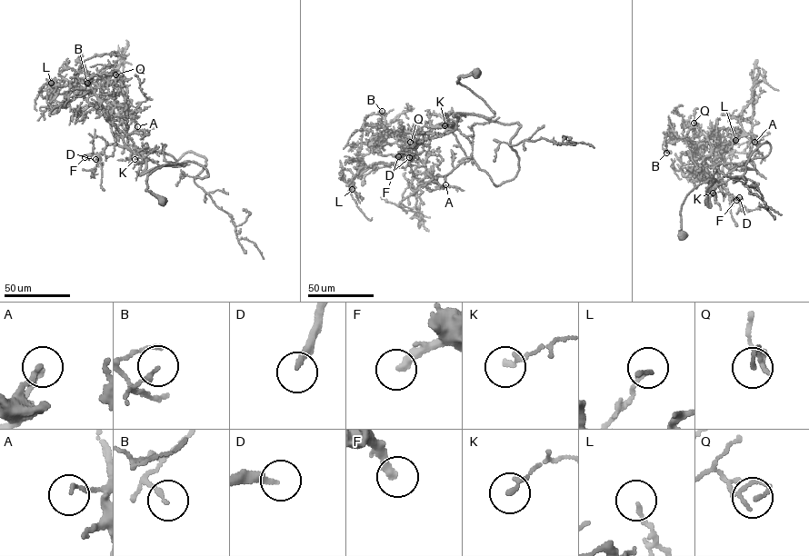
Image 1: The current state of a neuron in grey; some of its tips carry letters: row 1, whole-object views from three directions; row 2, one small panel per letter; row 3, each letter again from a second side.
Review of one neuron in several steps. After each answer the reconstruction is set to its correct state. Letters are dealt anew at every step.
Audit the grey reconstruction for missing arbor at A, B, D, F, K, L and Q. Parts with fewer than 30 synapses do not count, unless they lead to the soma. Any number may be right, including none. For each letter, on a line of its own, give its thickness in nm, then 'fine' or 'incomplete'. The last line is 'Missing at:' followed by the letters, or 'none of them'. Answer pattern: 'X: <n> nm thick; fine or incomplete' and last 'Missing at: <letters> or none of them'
A: 110 nm thick; fine
B: 140 nm thick; fine
D: 190 nm thick; incomplete
F: 300 nm thick; incomplete
K: 180 nm thick; fine
L: 130 nm thick; fine
Q: 140 nm thick; fine
Missing at: D, F

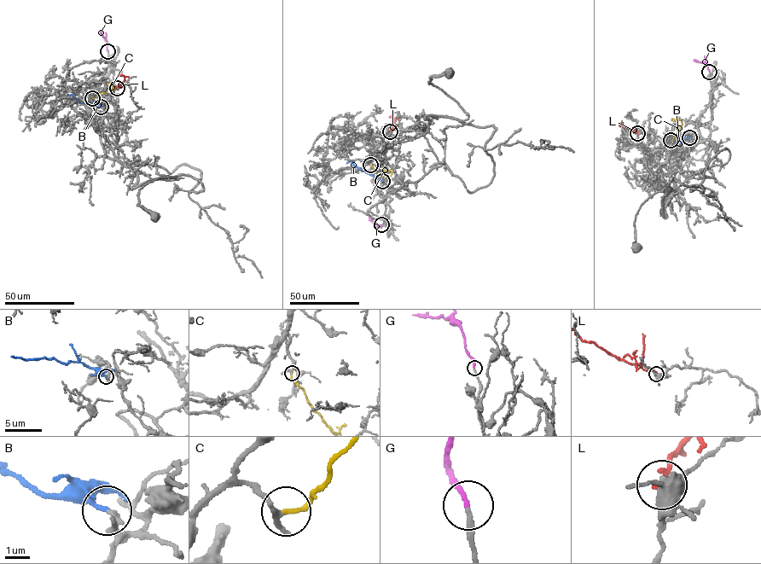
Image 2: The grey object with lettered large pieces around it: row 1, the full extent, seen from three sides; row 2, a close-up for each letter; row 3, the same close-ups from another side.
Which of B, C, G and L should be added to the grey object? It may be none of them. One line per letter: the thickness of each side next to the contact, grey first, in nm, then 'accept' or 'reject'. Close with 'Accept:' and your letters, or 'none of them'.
B: 130 nm thick on the grey side, 160 nm on the other; reject
C: 180 nm thick on the grey side, 170 nm on the other; reject
G: 160 nm thick on the grey side, 180 nm on the other; accept
L: 320 nm thick on the grey side, 200 nm on the other; reject
Accept: G

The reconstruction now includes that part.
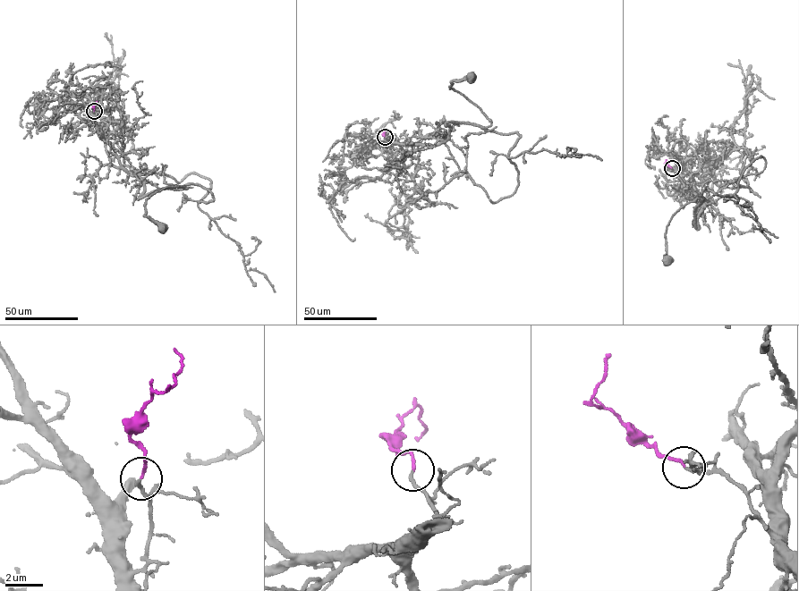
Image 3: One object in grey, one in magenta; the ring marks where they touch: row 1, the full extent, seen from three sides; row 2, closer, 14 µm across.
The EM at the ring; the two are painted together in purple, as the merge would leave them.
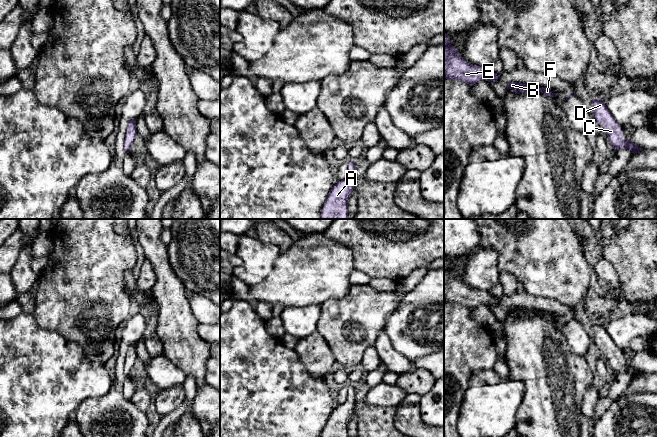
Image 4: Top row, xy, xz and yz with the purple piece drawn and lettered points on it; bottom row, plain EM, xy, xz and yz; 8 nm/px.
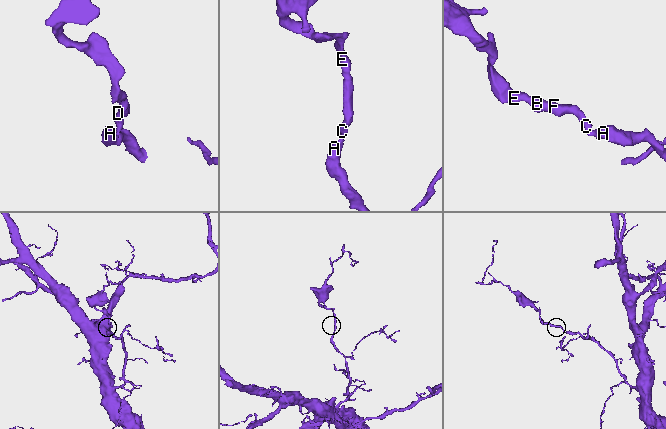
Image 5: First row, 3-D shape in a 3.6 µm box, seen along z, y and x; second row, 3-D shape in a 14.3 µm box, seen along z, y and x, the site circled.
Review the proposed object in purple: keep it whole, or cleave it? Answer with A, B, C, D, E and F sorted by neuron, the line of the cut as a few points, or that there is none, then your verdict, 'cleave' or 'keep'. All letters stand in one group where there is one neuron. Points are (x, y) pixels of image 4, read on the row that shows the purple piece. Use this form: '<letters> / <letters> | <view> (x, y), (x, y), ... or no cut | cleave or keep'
A B C D E F | no cut | keep

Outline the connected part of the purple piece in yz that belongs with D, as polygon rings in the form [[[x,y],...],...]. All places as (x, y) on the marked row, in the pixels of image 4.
[[[592,100],[594,108],[594,118],[598,124],[604,127],[604,130],[612,143],[611,148],[614,150],[629,149],[633,154],[643,150],[643,148],[623,138],[623,132],[620,125],[616,122],[612,114],[607,109],[603,100]]]

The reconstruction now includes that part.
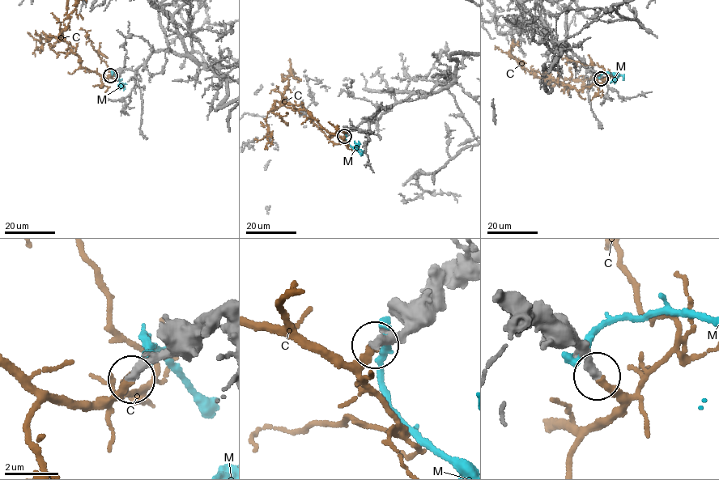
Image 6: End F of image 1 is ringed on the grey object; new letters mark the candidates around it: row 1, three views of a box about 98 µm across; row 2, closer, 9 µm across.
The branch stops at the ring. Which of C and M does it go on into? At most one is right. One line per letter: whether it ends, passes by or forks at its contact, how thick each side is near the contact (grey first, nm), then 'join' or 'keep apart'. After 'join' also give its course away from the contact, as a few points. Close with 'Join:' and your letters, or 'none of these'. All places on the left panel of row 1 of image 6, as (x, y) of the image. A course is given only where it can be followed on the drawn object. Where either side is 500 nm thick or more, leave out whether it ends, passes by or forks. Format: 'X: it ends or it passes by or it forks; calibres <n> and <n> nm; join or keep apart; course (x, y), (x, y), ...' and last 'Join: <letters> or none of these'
C: it ends; calibres 320 and 280 nm; join
M: it ends; calibres 440 and 400 nm; keep apart
Join: C

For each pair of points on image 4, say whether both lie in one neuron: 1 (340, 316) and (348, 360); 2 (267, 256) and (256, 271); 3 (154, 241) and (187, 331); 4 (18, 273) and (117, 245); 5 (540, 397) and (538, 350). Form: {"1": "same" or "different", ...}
{"1": "same", "2": "same", "3": "same", "4": "different", "5": "same"}

